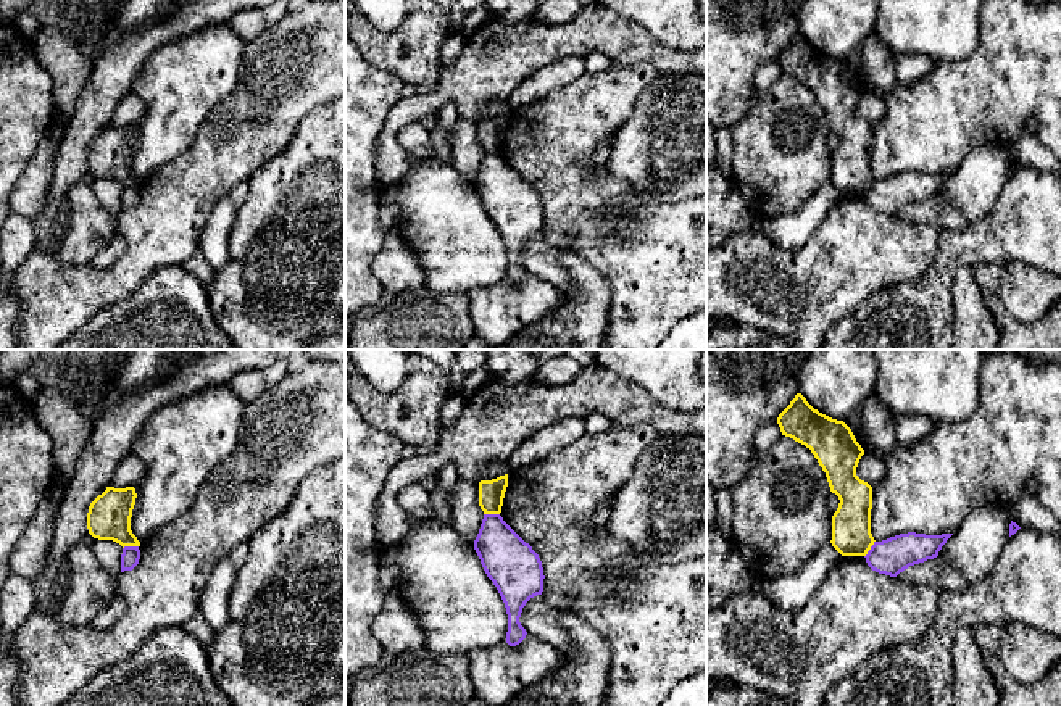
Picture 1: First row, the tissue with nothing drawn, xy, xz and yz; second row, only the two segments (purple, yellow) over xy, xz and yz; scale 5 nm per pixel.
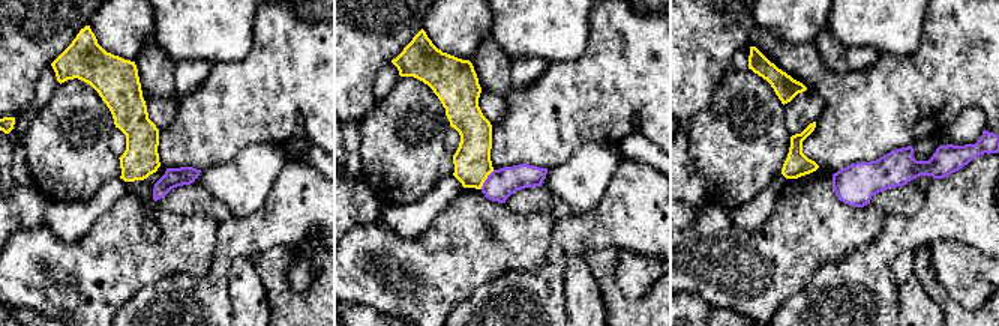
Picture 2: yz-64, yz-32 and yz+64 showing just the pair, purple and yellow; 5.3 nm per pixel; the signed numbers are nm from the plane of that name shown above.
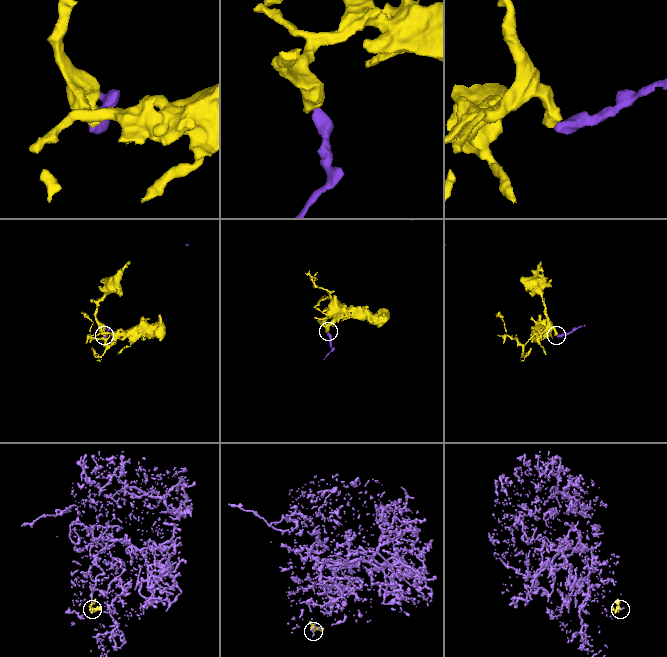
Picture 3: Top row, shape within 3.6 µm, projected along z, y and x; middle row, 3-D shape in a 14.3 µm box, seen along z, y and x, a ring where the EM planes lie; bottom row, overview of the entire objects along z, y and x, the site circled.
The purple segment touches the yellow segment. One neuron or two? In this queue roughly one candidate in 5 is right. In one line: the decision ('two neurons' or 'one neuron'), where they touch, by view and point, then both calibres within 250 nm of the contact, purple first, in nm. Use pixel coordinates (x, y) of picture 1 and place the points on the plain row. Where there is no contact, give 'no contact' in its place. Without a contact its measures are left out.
two neurons; meets purple in xy at (129, 186); 90 nm thick on the purple side, 220 nm on the other

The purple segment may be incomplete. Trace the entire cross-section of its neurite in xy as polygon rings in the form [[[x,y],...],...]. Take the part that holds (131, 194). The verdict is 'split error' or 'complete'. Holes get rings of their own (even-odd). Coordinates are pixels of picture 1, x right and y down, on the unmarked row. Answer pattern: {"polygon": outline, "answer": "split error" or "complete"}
{"polygon": [[[124,185],[121,193],[121,211],[132,210],[140,198],[139,185]]], "answer": "complete"}

